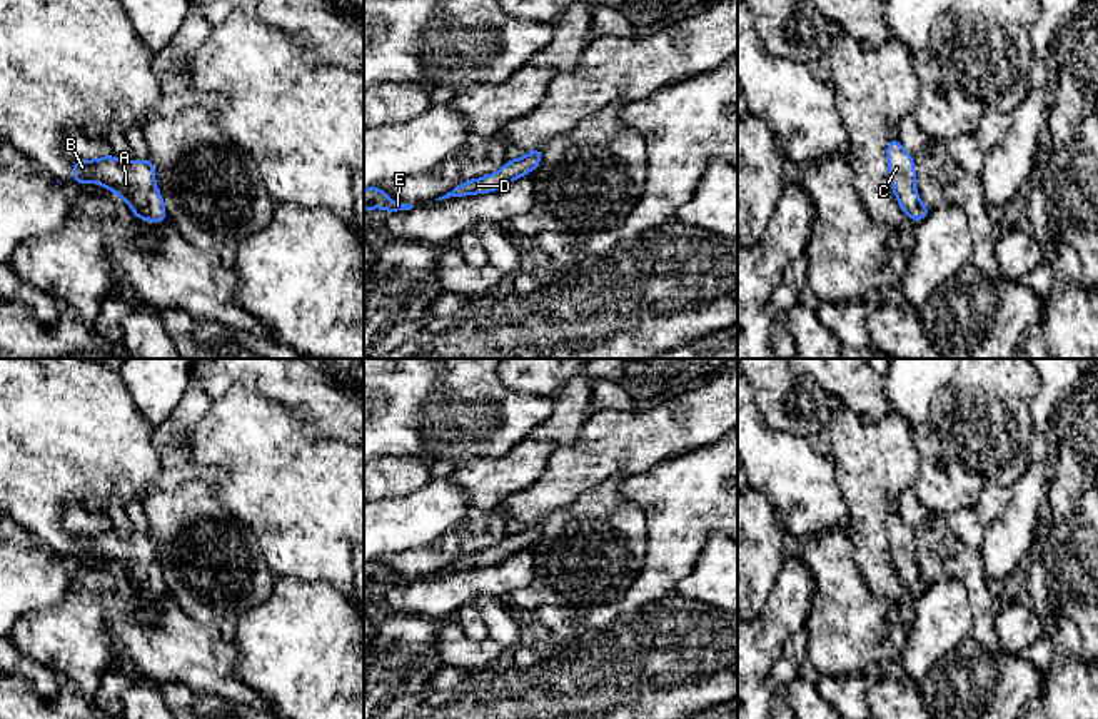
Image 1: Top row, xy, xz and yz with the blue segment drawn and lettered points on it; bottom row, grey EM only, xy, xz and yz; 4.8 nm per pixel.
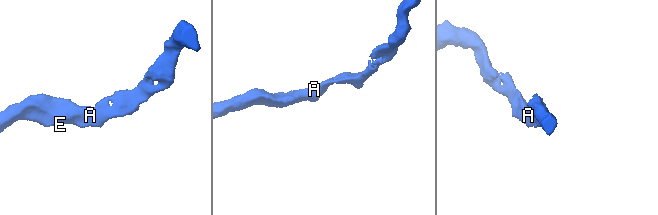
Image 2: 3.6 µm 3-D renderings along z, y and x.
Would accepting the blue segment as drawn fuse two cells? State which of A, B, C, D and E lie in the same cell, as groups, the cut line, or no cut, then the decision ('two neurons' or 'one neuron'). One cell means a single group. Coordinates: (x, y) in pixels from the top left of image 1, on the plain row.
A B C D E | no cut | one neuron

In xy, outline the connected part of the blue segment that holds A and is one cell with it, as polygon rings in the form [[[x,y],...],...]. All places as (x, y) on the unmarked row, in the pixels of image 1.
[[[105,529],[97,534],[75,534],[72,554],[77,557],[98,557],[112,564],[130,579],[135,592],[154,597],[167,592],[150,532],[122,535],[113,529]]]

